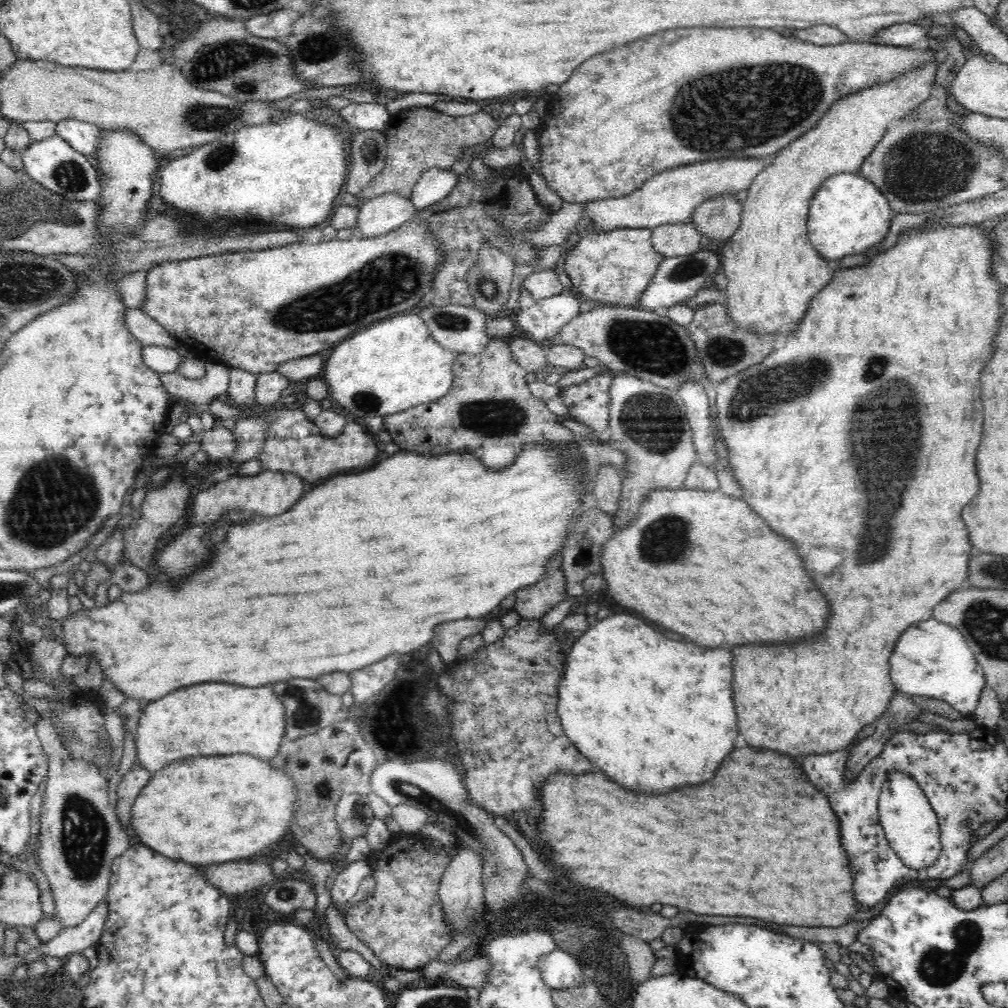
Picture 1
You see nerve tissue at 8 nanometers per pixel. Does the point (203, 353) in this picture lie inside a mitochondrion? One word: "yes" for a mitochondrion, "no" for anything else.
no

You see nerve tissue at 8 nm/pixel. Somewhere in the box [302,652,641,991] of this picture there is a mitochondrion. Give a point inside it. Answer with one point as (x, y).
(409, 788)

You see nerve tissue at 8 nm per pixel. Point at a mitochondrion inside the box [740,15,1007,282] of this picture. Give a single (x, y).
(924, 167)

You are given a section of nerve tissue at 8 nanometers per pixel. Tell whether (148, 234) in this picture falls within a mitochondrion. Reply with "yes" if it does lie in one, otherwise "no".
no

